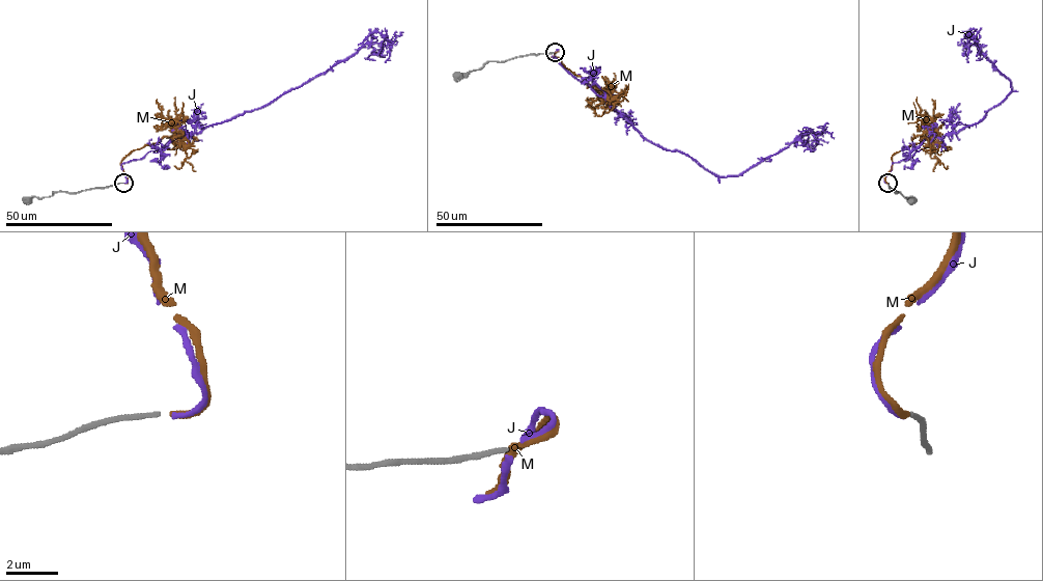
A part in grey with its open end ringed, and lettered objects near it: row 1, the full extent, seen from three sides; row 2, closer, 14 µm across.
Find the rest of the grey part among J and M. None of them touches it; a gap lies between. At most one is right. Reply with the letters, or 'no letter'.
M

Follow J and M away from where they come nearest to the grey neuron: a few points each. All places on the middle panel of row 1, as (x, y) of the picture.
J: (556, 52), (553, 57), (645, 138), (688, 155), (717, 175), (739, 175), (801, 134), (827, 131), (834, 138)
M: (556, 52), (552, 57), (557, 56), (587, 84), (617, 100), (604, 113)

